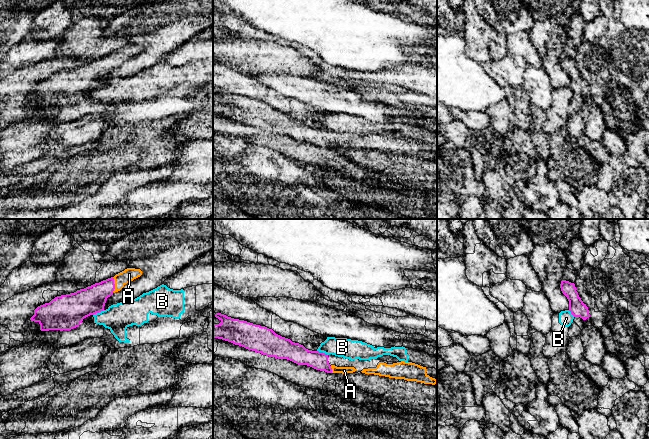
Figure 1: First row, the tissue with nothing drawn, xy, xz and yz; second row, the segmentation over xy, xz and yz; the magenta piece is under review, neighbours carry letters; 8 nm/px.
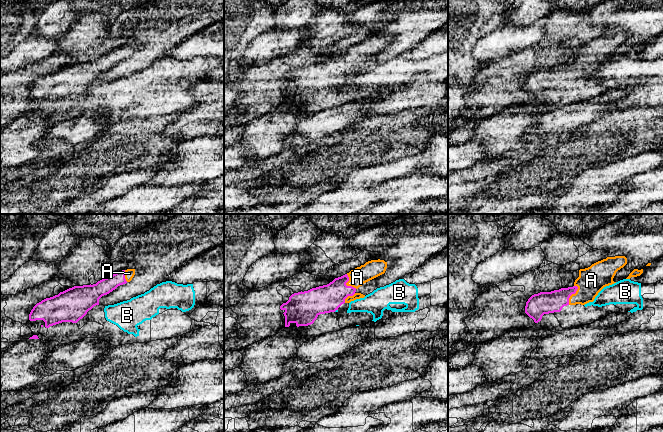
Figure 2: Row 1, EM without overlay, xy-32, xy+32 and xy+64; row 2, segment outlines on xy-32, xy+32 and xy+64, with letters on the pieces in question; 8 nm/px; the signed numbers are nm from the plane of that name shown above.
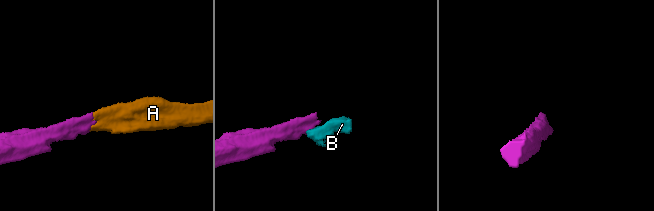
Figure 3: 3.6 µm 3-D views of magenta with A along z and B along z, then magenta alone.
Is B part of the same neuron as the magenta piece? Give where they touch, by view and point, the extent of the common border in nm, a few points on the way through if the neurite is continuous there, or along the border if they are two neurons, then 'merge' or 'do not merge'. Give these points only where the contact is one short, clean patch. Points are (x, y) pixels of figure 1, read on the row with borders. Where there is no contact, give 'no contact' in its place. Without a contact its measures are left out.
contact xy (98, 312); length 100 nm; border xy (103, 309), (93, 315); do not merge

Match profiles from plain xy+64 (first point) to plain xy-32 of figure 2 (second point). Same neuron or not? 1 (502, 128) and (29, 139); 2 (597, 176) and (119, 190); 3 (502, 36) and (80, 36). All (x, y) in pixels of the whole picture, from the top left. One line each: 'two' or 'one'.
1: one
2: one
3: two

